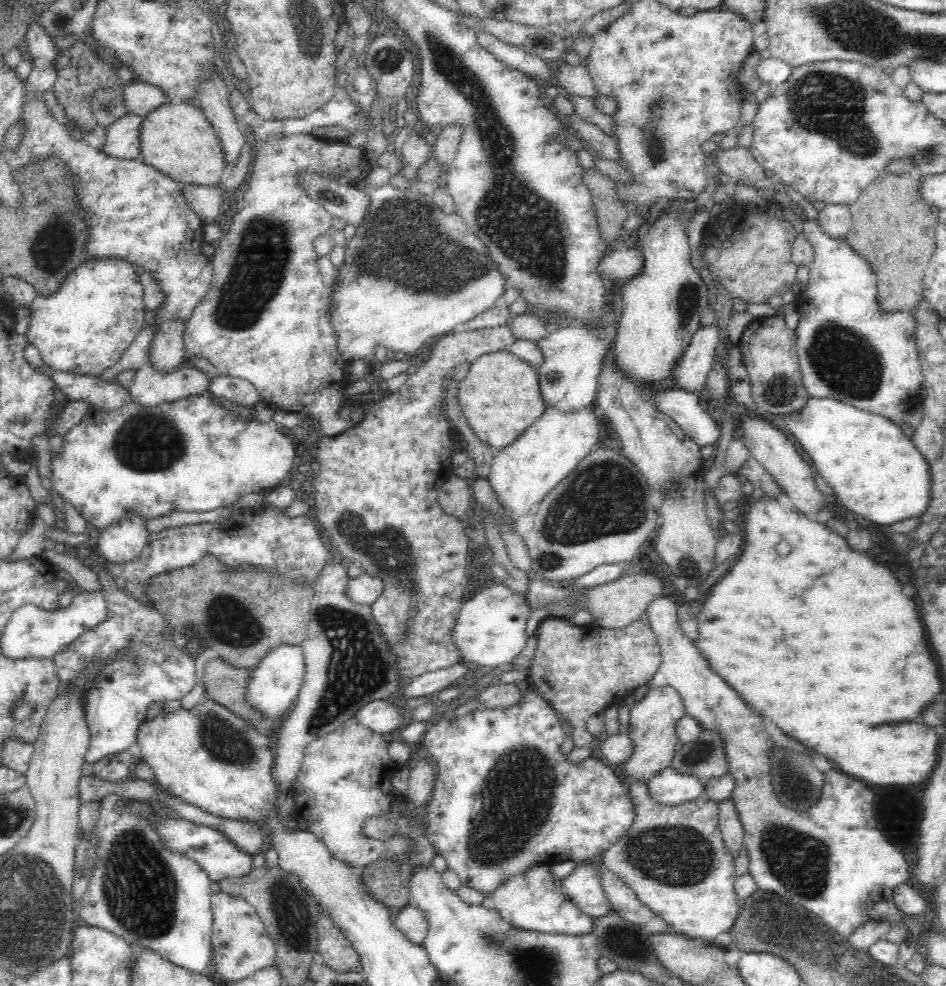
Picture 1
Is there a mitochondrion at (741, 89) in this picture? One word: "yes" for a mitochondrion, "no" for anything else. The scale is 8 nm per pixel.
no

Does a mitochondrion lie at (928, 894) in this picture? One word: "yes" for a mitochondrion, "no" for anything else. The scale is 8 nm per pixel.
no

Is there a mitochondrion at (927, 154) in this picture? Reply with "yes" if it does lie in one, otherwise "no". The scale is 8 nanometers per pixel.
yes

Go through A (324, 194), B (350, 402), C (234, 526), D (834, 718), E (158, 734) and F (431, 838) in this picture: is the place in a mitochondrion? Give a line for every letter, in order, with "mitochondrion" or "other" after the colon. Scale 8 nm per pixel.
A: mitochondrion
B: other
C: other
D: other
E: other
F: other

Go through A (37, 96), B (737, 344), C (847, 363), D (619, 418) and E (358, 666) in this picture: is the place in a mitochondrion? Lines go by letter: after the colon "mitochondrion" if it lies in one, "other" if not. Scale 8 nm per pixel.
A: other
B: other
C: mitochondrion
D: other
E: mitochondrion

